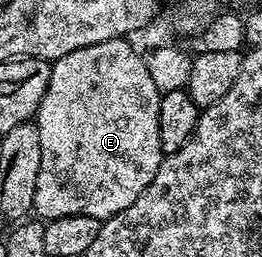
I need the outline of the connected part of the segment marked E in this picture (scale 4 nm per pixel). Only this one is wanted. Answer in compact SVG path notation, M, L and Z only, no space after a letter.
M122 38L105 40L105 44L77 48L77 52L69 52L69 56L61 56L51 63L49 88L45 88L45 96L39 105L39 113L33 119L41 136L41 168L37 171L37 192L33 196L33 210L40 219L50 220L61 216L93 216L100 220L112 218L117 216L117 212L125 212L125 208L129 208L129 204L133 204L133 200L137 200L137 196L141 196L141 192L149 188L153 176L157 176L157 168L165 157L161 148L161 132L157 128L160 92L157 84L153 84L149 76L149 68L145 68L143 54L135 51L129 43L130 41Z

